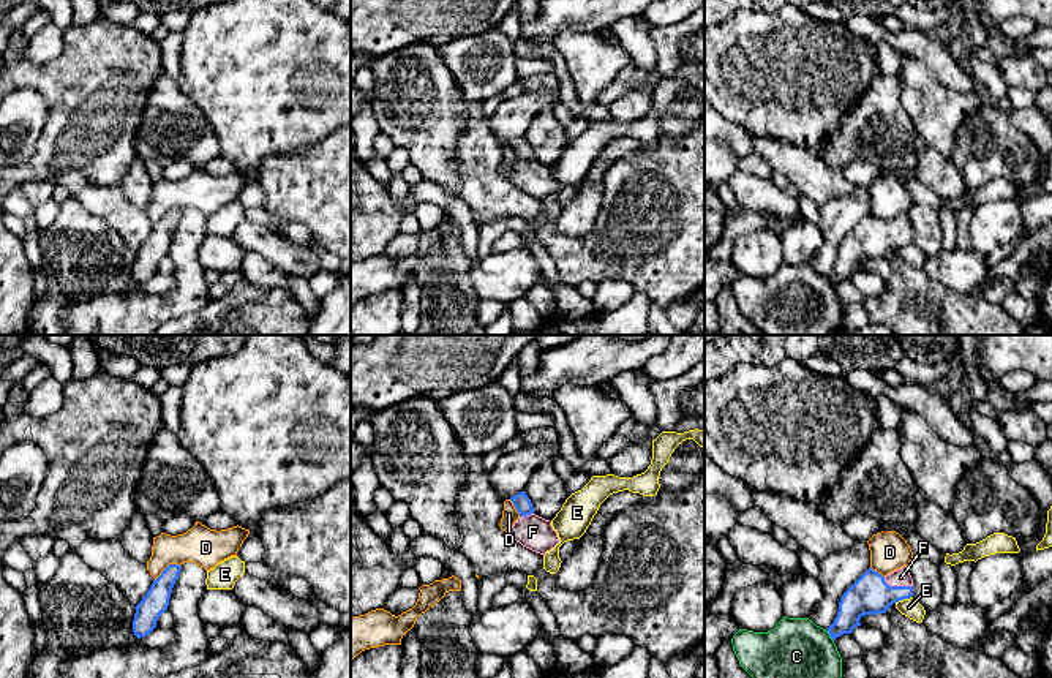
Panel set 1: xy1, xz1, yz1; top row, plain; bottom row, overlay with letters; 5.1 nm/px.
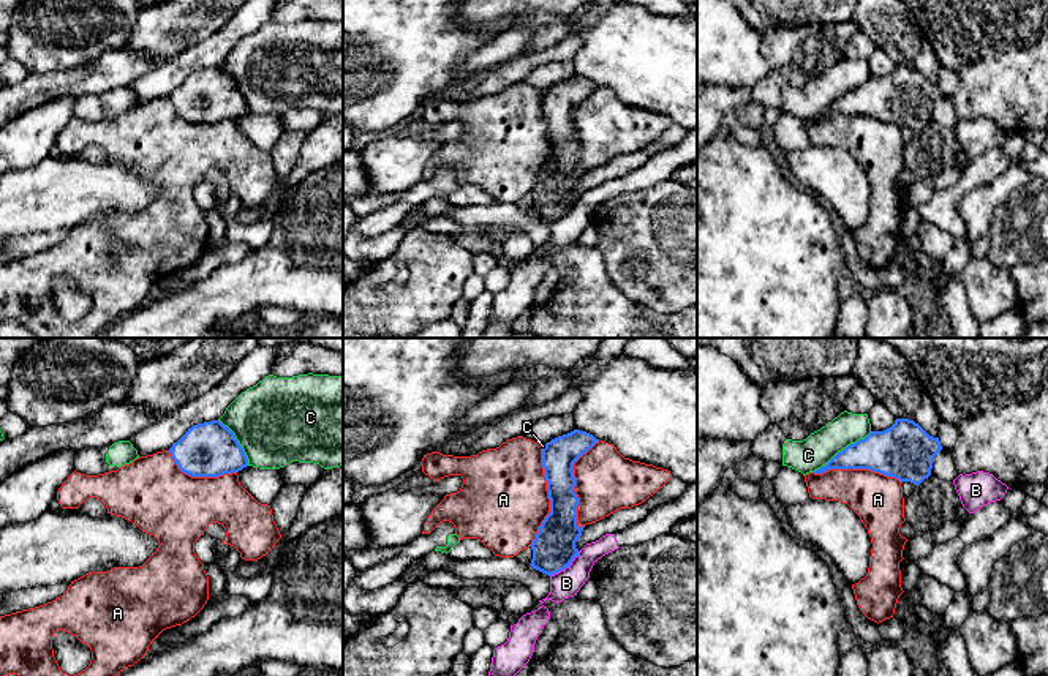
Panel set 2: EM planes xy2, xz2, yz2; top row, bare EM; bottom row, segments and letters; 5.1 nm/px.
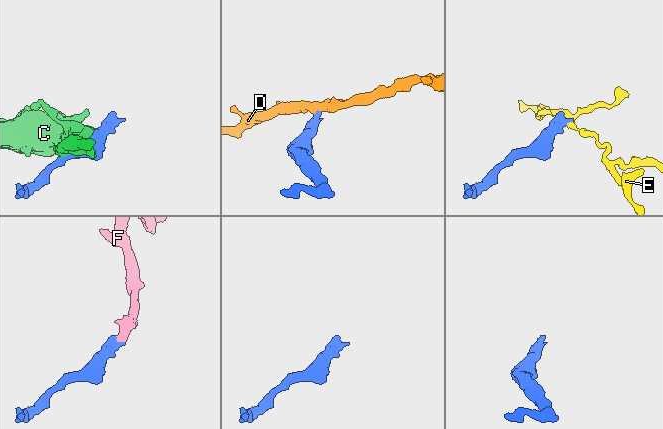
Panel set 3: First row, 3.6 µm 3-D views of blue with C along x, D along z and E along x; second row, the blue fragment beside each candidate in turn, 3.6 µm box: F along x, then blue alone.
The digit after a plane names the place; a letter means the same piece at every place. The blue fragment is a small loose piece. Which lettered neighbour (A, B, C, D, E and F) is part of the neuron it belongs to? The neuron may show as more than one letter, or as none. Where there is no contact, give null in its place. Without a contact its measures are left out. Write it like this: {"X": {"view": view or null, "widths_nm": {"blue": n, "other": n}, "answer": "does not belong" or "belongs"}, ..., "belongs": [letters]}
{"A": {"view": "xz2", "widths_nm": {"blue": 220, "other": 460}, "answer": "does not belong"}, "B": {"view": "xz2", "widths_nm": {"blue": 220, "other": 140}, "answer": "does not belong"}, "C": {"view": "yz2", "widths_nm": {"blue": 240, "other": 170}, "answer": "does not belong"}, "D": {"view": "xy1", "widths_nm": {"blue": 130, "other": 200}, "answer": "does not belong"}, "E": {"view": "yz1", "widths_nm": {"blue": 200, "other": 90}, "answer": "does not belong"}, "F": {"view": "yz1", "widths_nm": {"blue": 200, "other": 90}, "answer": "belongs"}, "belongs": ["F"]}

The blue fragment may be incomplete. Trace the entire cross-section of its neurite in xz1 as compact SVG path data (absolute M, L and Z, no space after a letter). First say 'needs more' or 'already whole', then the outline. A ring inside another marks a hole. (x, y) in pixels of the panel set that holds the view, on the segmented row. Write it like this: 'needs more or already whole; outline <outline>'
needs more; outline M526 492L512 496L520 518L510 528L510 536L523 547L545 555L559 544L558 533L553 529L551 522L534 514L534 507Z

